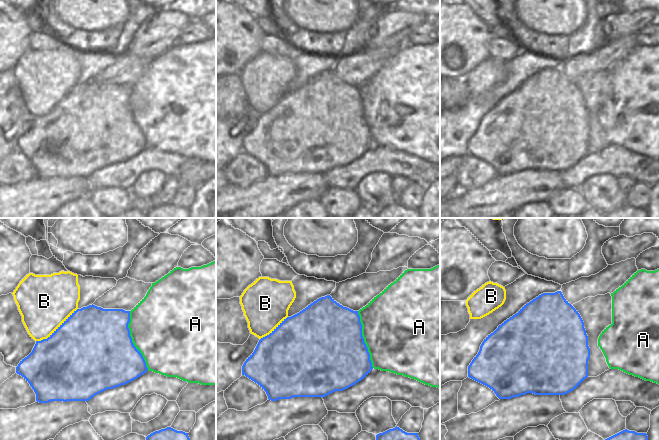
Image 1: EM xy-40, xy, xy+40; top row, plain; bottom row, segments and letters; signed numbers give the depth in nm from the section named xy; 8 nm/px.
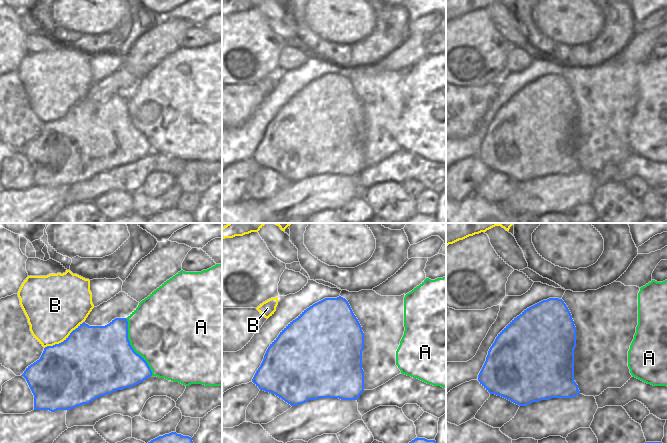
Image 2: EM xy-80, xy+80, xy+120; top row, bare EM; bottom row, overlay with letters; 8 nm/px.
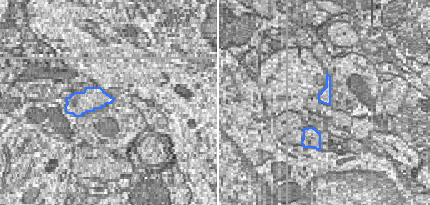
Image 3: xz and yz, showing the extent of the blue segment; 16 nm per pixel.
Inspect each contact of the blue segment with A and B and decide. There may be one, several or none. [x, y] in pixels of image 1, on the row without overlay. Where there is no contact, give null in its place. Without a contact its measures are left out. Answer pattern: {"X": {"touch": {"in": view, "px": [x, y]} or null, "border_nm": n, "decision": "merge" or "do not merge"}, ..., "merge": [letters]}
{"A": {"touch": {"in": "xy-40", "px": [131, 117]}, "border_nm": 500, "decision": "do not merge"}, "B": {"touch": {"in": "xy-40", "px": [56, 105]}, "border_nm": 420, "decision": "do not merge"}, "merge": []}

